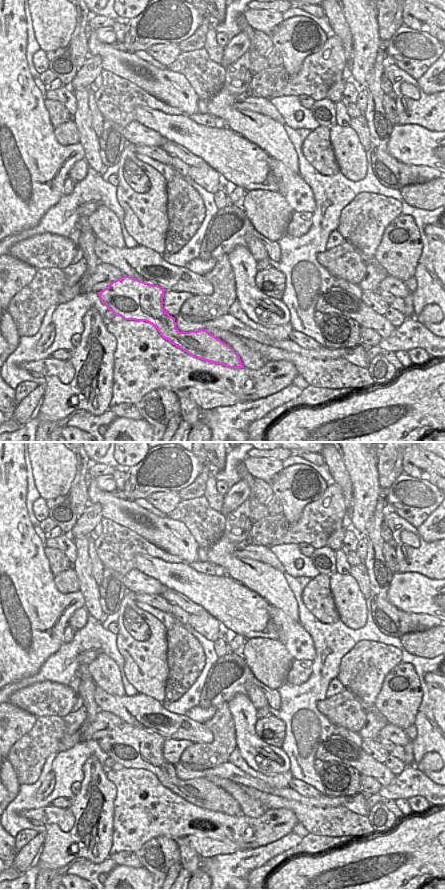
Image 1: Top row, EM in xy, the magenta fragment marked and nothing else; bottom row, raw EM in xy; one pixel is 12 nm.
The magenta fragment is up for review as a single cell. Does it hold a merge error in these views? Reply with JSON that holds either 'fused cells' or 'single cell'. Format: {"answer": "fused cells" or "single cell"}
{"answer": "single cell"}

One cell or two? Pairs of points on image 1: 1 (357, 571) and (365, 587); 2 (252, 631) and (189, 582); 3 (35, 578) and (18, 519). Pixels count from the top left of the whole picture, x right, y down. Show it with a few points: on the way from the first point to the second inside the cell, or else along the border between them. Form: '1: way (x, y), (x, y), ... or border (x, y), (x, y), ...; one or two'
1: way (361, 575), (363, 583); one
2: way (236, 615), (214, 593), (205, 590); one
3: way (21, 563), (19, 558), (19, 534); one

